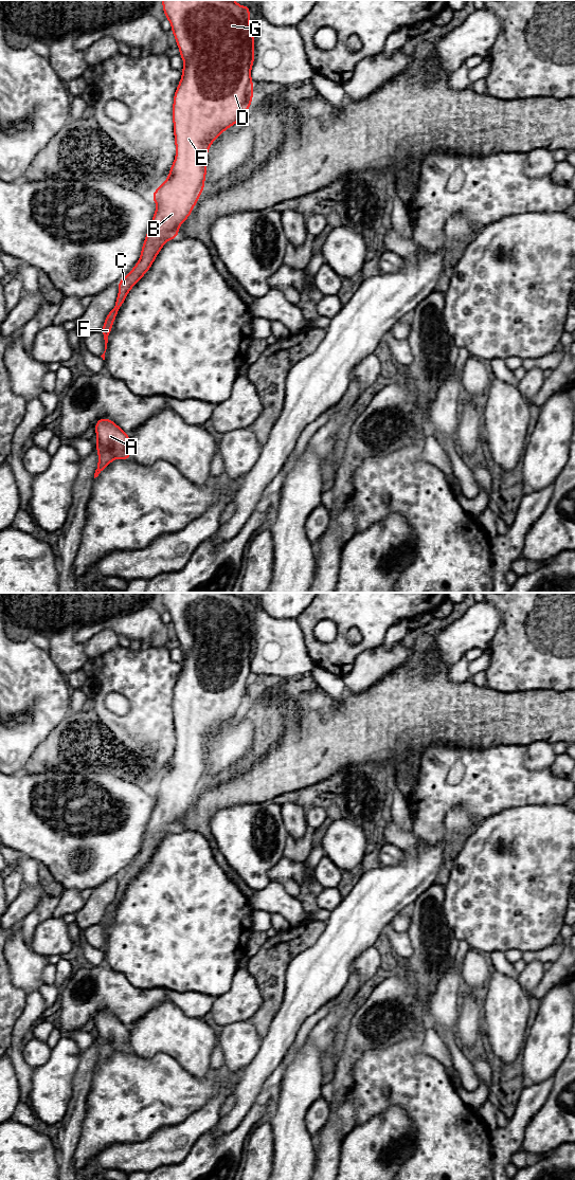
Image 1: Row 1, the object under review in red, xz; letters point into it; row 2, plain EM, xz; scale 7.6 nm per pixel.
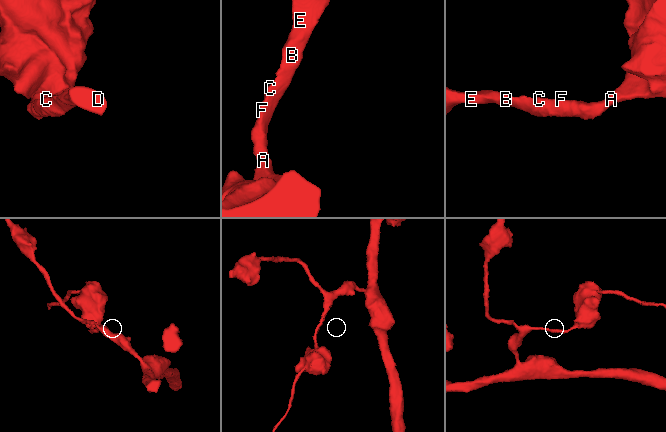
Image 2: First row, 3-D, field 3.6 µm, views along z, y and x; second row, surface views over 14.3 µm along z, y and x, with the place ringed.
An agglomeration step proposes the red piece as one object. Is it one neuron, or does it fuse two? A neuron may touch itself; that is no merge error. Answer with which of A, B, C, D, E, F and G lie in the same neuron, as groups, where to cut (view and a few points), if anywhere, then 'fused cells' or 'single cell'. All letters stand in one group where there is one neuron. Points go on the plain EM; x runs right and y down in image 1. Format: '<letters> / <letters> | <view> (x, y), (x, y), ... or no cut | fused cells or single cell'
A B C D E F G | no cut | single cell

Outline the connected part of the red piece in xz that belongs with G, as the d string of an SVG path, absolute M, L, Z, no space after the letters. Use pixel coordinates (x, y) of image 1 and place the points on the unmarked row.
M163 593L162 598L164 607L172 617L172 624L180 642L180 649L184 654L184 660L181 664L182 670L174 688L173 698L176 750L169 768L151 787L157 801L143 836L141 850L134 860L118 876L119 888L115 898L108 906L102 921L105 932L105 944L101 948L103 952L105 952L108 928L128 885L151 859L164 836L179 829L178 820L191 807L198 794L204 780L206 745L212 734L230 719L244 711L253 690L251 660L254 655L254 630L249 613L250 599L239 598L234 593Z

